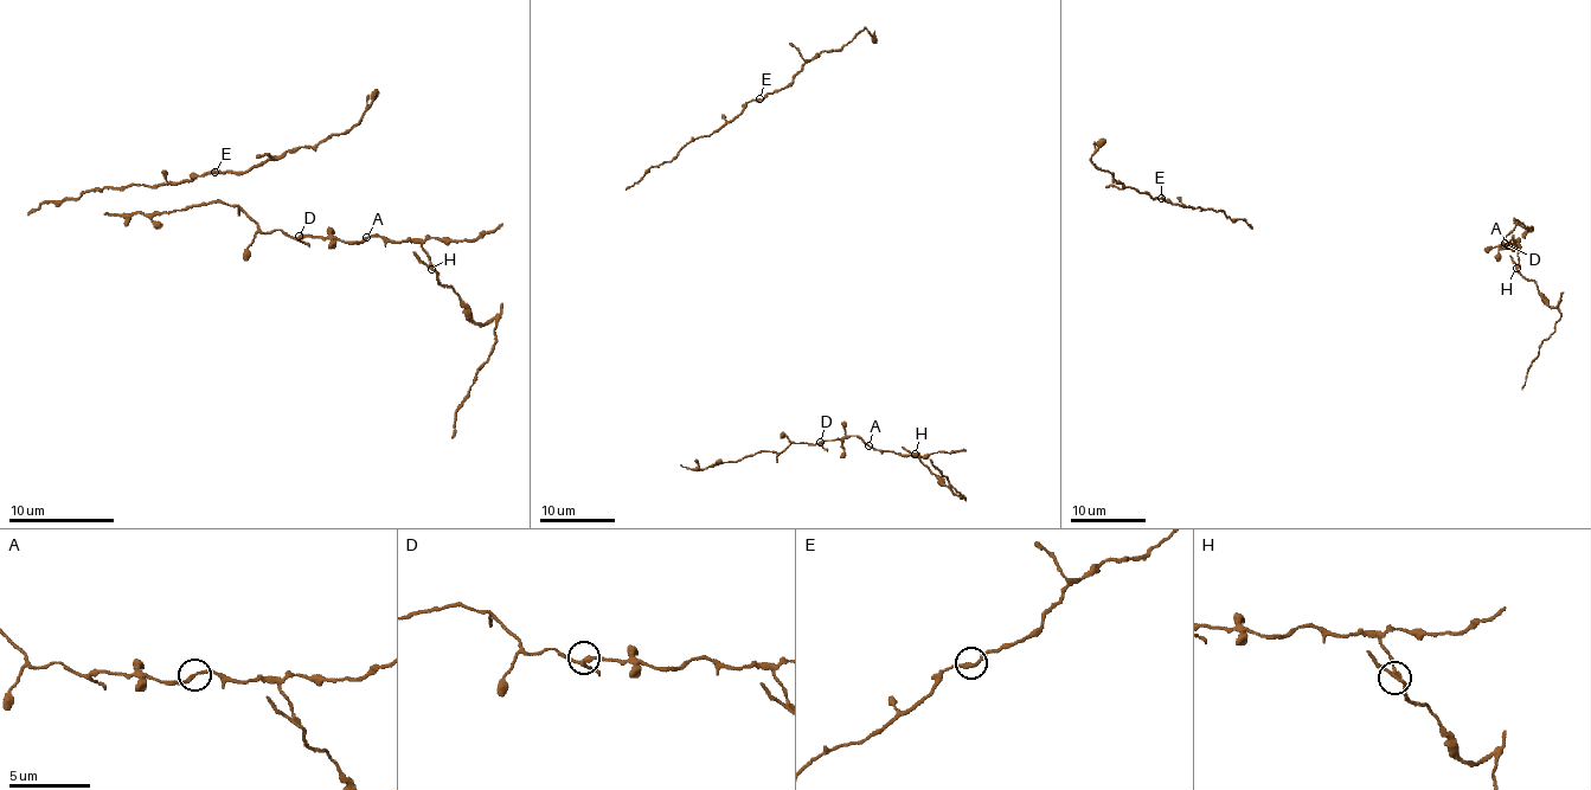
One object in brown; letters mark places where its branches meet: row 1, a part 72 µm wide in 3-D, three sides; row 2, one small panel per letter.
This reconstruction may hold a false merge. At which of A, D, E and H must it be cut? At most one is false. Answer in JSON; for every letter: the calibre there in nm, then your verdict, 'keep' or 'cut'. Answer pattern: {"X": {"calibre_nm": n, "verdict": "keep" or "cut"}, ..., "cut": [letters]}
{"A": {"calibre_nm": 170, "verdict": "keep"}, "D": {"calibre_nm": 200, "verdict": "keep"}, "E": {"calibre_nm": 260, "verdict": "keep"}, "H": {"calibre_nm": 200, "verdict": "cut"}, "cut": ["H"]}

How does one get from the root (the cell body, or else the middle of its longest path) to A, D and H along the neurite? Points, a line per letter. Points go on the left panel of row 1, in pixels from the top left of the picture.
A: (126, 223), (136, 212), (160, 214), (223, 201), (236, 204), (262, 232), (367, 238)
D: (126, 223), (136, 212), (160, 214), (223, 201), (236, 204), (262, 232), (283, 230), (294, 238), (299, 236)
H: (126, 223), (136, 212), (160, 214), (223, 201), (236, 204), (262, 232), (412, 241), (428, 256), (430, 269)

